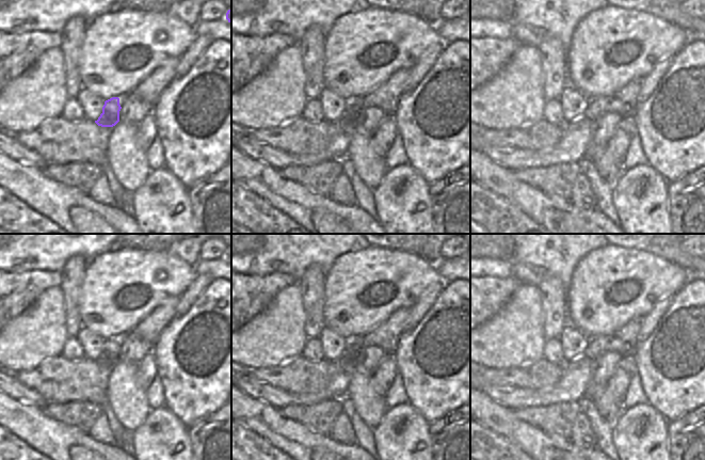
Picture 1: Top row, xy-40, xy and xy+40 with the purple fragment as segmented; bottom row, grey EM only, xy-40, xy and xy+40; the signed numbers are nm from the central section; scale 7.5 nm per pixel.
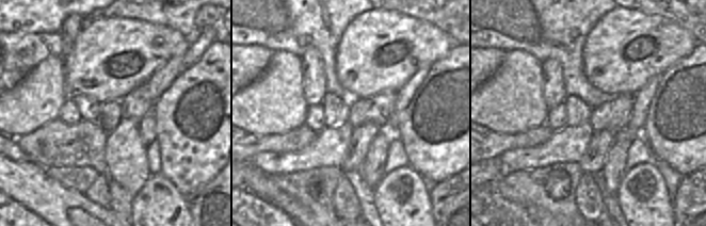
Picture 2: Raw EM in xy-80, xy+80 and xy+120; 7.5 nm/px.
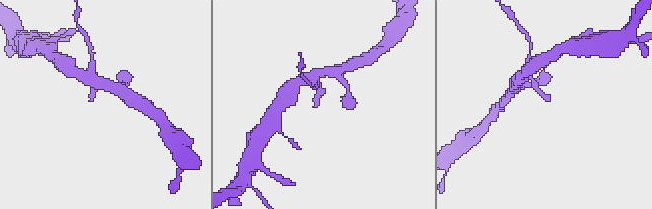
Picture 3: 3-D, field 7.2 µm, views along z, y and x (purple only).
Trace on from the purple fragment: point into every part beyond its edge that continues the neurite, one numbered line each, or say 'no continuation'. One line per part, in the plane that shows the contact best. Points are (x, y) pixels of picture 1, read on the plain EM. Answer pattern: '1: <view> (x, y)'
no continuation

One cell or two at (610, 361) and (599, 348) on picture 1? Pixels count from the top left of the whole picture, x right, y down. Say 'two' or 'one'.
two

